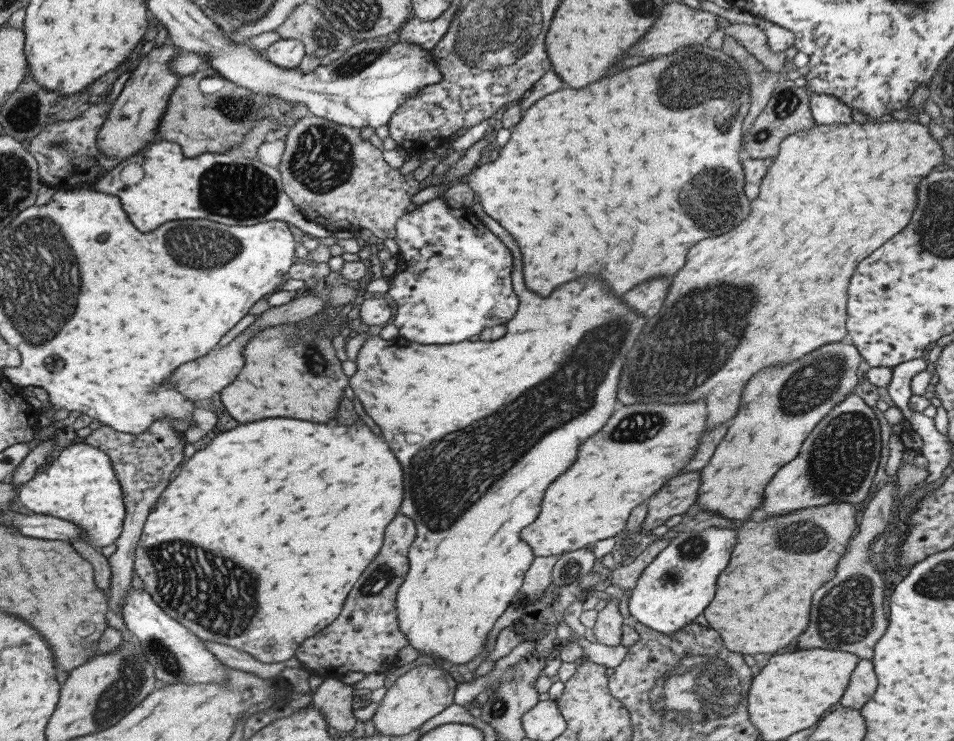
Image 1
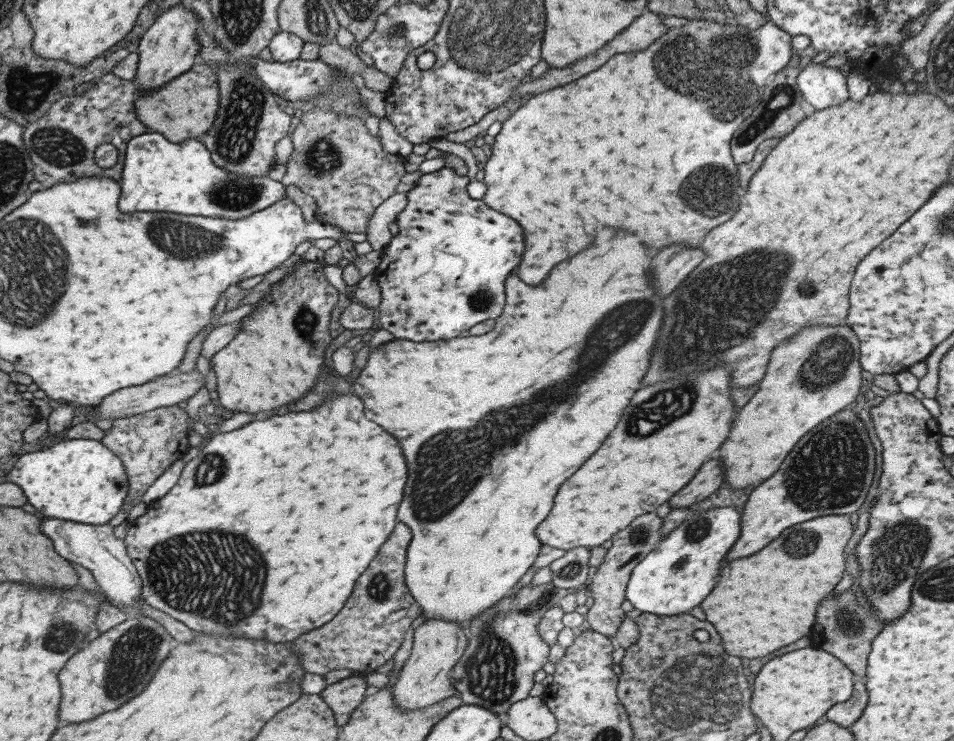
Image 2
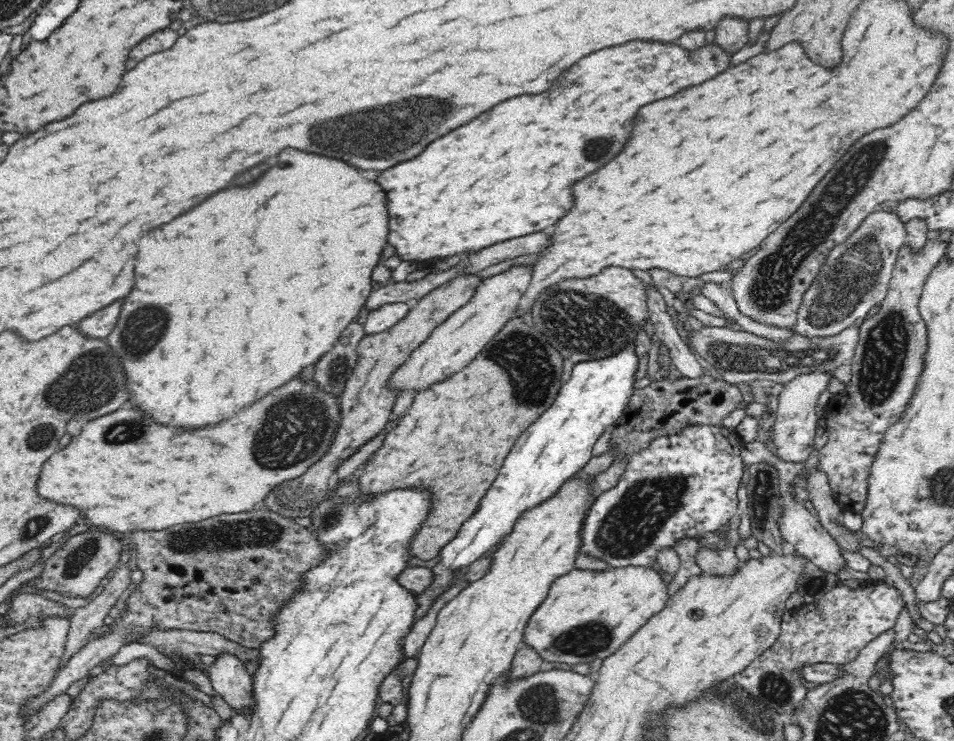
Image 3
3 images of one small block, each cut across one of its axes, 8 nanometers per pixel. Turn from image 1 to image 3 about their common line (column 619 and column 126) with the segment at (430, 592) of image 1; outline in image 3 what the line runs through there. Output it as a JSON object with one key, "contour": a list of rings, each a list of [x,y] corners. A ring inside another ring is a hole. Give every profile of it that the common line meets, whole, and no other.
{"contour":[[[286,148],[286,152],[280,152],[280,156],[272,162],[270,172],[258,178],[258,182],[242,186],[242,188],[222,190],[210,196],[210,200],[204,200],[202,204],[198,204],[198,208],[142,236],[140,250],[136,256],[134,288],[124,300],[124,306],[122,306],[122,312],[114,330],[106,338],[108,346],[120,358],[124,366],[132,408],[142,410],[148,418],[152,418],[158,424],[176,426],[182,430],[214,426],[218,422],[224,422],[236,416],[240,410],[248,408],[250,404],[258,402],[272,390],[290,382],[304,368],[308,368],[310,364],[316,364],[326,352],[332,350],[342,330],[352,322],[354,316],[362,312],[362,306],[366,304],[373,292],[370,272],[378,264],[378,260],[381,262],[380,254],[384,250],[386,236],[388,236],[388,216],[386,216],[382,190],[376,182],[364,178],[362,174],[364,174],[362,170],[342,160],[332,160],[332,158]]]}

